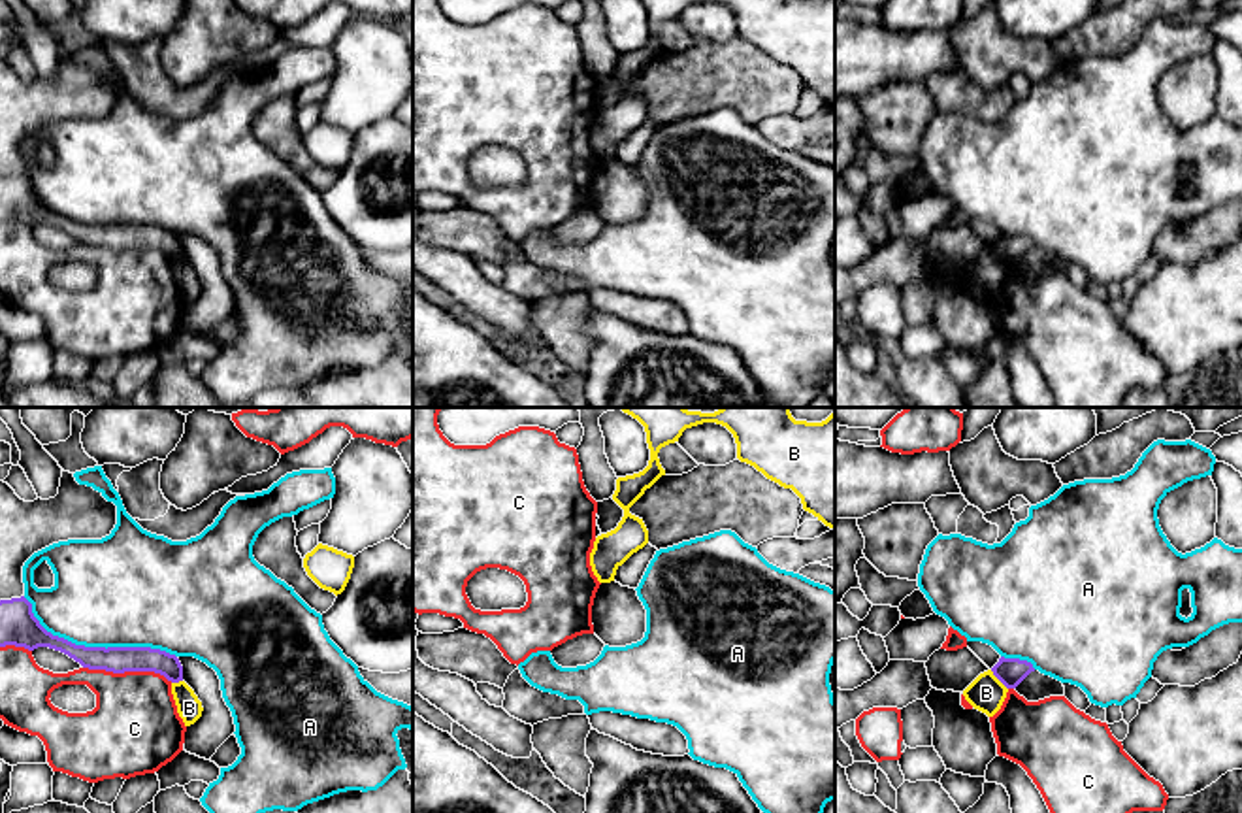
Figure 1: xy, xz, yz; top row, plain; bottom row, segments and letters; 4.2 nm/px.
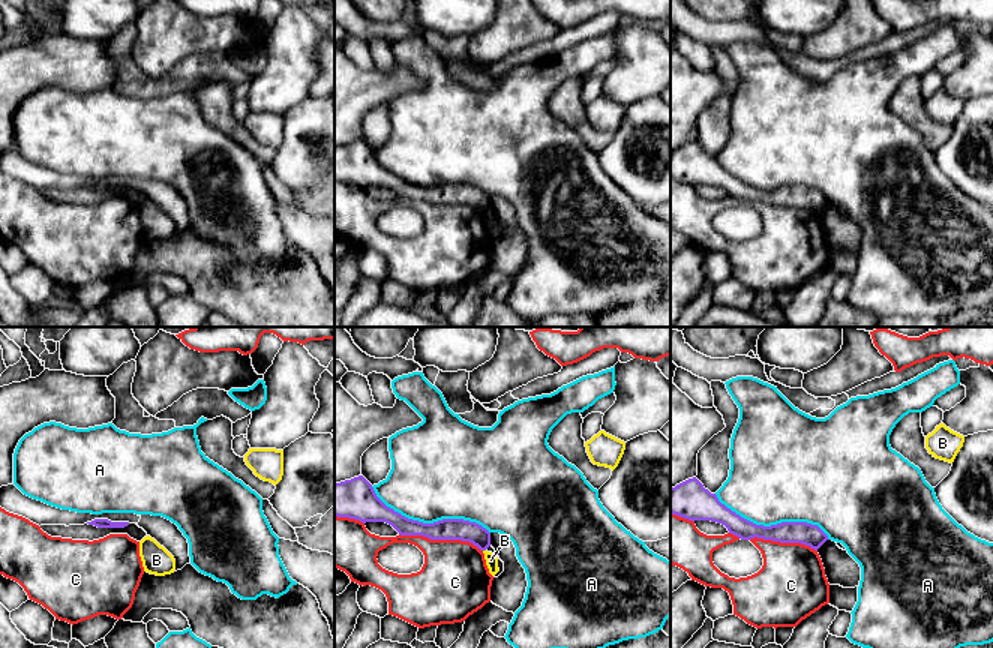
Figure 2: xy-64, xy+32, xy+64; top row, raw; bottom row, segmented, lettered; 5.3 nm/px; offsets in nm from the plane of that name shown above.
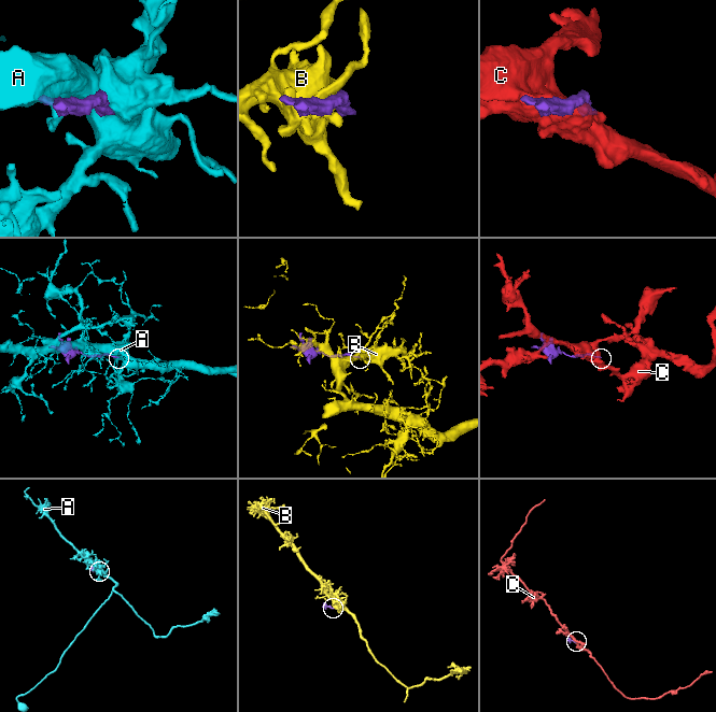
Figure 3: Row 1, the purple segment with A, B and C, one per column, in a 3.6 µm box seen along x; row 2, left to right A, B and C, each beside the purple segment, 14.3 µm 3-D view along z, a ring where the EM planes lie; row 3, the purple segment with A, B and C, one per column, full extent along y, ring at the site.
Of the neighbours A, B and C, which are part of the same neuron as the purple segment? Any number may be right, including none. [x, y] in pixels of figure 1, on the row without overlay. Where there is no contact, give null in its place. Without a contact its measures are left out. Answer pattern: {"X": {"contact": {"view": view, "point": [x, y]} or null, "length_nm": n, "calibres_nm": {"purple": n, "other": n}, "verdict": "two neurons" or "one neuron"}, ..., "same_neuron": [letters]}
{"A": {"contact": {"view": "xy", "point": [95, 225]}, "length_nm": 700, "calibres_nm": {"purple": 110, "other": 460}, "verdict": "two neurons"}, "B": {"contact": {"view": "yz", "point": [997, 255]}, "length_nm": 120, "calibres_nm": {"purple": 120, "other": 160}, "verdict": "two neurons"}, "C": {"contact": {"view": "xy", "point": [129, 248]}, "length_nm": 380, "calibres_nm": {"purple": 110, "other": 380}, "verdict": "two neurons"}, "same_neuron": []}

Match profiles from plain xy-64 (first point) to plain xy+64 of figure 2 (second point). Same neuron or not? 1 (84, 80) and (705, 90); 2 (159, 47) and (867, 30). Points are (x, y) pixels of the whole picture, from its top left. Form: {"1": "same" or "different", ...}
{"1": "same", "2": "same"}

